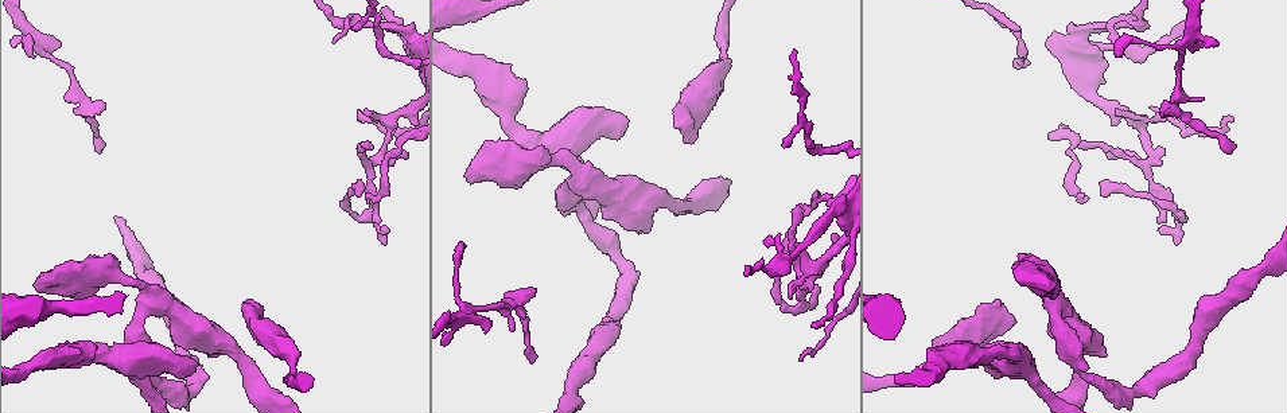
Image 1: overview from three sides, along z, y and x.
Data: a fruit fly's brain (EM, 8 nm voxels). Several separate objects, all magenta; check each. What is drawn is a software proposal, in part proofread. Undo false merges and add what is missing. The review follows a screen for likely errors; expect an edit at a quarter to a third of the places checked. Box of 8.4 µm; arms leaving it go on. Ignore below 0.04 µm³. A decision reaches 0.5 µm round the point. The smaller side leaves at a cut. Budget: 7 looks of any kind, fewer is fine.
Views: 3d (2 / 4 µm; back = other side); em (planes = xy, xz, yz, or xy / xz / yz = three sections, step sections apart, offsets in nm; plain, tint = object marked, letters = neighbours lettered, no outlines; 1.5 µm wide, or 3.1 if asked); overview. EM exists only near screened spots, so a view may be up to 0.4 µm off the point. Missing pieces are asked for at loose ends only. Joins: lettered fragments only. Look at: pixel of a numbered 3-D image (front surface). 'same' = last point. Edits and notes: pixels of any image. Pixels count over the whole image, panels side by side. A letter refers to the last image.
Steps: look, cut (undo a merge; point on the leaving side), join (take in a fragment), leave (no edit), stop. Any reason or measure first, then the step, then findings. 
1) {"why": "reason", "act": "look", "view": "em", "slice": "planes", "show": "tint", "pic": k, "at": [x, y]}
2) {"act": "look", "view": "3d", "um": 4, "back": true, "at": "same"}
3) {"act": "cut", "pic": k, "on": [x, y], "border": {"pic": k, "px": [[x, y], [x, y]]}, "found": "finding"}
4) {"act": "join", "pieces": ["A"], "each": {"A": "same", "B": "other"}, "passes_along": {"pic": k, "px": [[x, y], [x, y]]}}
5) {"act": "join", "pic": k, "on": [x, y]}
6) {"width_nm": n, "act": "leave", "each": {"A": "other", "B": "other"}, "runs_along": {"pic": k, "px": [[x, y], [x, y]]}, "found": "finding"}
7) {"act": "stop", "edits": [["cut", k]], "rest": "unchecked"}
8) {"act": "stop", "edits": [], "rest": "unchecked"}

{"why": "free end", "act": "look", "view": "em", "slice": "planes", "show": "letters", "pic": 1, "at": [687, 141]}

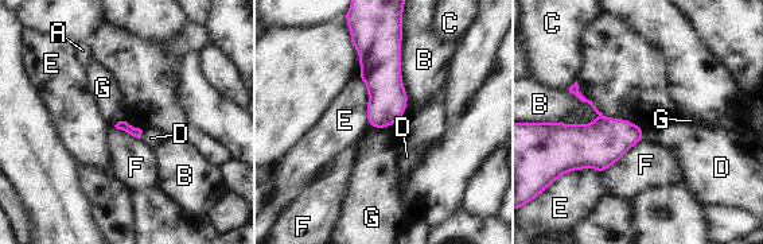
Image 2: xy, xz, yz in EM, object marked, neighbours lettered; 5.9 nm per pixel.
{"longest_contact_nm": ["E", 300], "act": "leave", "each": {"A": "other", "B": "other", "C": "other", "D": "other", "E": "other", "F": "other", "G": "other"}, "found": "none of them fits"}

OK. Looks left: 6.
{"why": "free end", "act": "look", "view": "3d", "um": 2, "pic": 1, "at": [357, 113]}

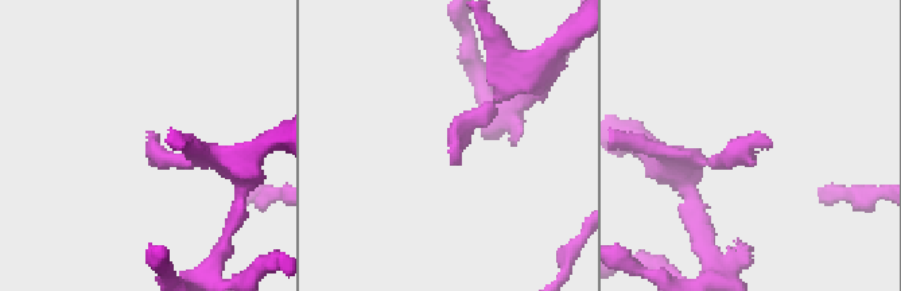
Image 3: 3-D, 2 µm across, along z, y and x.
{"act": "look", "view": "em", "slice": "xy", "step": 8, "show": "letters", "pic": 3, "at": [149, 144]}

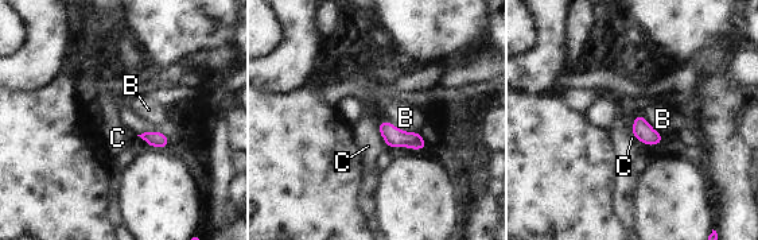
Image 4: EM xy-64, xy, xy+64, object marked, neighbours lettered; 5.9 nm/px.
{"act": "leave", "each": {"B": "other", "C": "other"}, "found": "none of them fits"}

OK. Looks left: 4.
{"why": "free end", "act": "look", "view": "em", "slice": "yz", "step": 4, "show": "tint", "pic": 1, "at": [532, 363]}

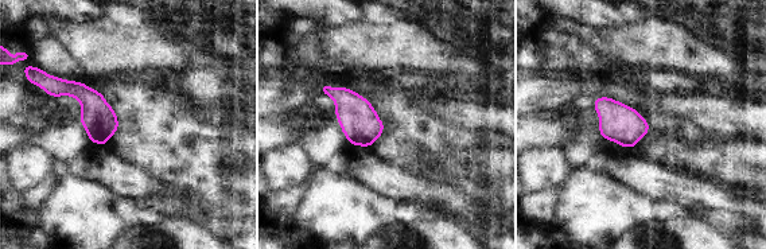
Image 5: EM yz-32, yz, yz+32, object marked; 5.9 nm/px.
{"why": "another direction", "act": "look", "view": "em", "slice": "planes", "show": "letters", "at": "same"}

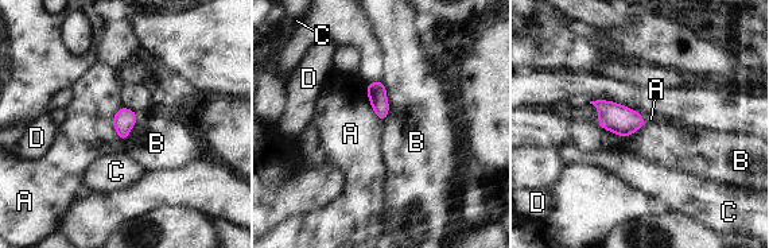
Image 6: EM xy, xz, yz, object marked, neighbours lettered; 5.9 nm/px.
{"width_nm": 110, "act": "leave", "each": {"A": "other", "B": "other", "C": "other", "D": "other"}, "border": {"pic": 6, "px": [[121, 105], [113, 130], [124, 143]]}, "found": "no lettered fragment goes on from it"}

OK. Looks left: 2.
{"act": "stop", "edits": [], "rest": "unchecked"}

